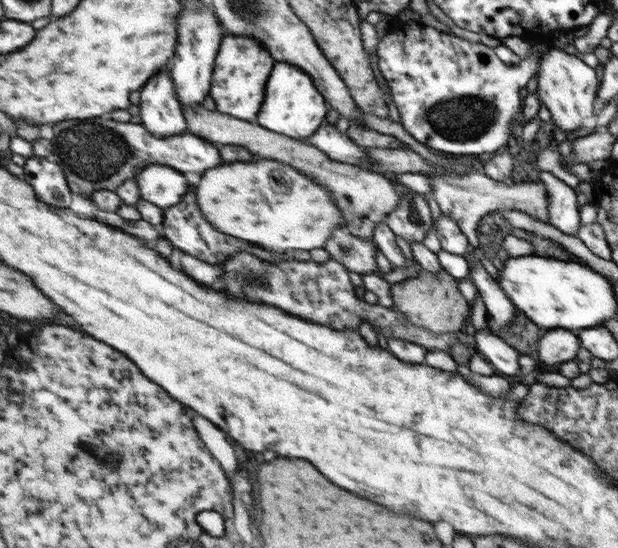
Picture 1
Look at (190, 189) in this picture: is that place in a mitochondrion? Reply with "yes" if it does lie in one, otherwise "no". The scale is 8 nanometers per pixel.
no

